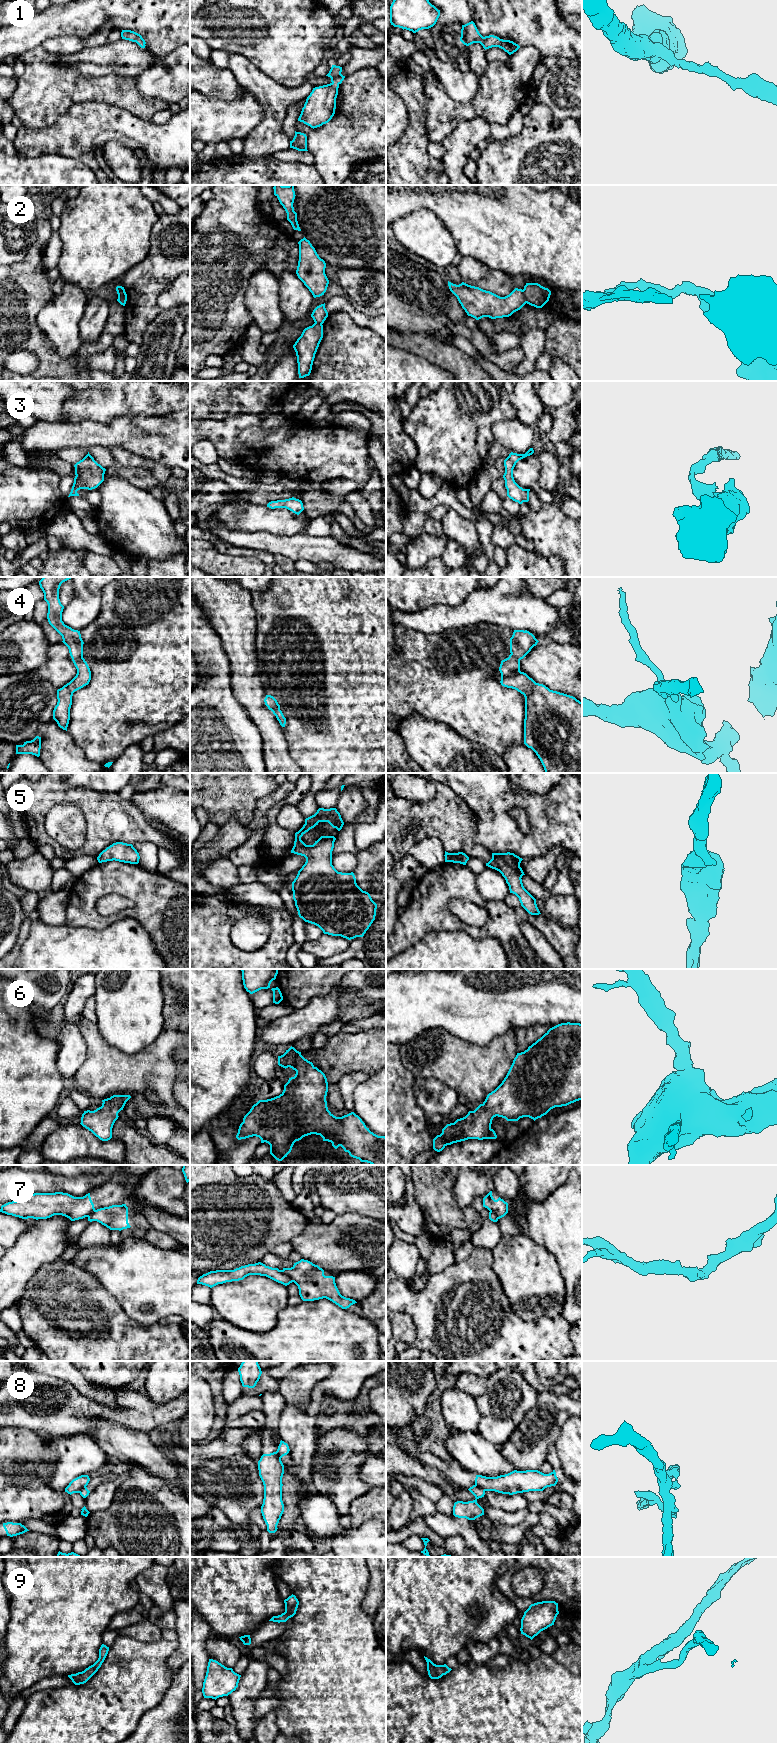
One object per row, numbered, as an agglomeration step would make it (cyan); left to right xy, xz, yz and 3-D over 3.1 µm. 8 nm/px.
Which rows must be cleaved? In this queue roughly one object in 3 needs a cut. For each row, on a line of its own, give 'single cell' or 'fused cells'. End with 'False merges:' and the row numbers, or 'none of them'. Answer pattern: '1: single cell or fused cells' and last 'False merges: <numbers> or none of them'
1: single cell
2: fused cells
3: single cell
4: single cell
5: single cell
6: single cell
7: fused cells
8: fused cells
9: single cell
False merges: 2, 7, 8

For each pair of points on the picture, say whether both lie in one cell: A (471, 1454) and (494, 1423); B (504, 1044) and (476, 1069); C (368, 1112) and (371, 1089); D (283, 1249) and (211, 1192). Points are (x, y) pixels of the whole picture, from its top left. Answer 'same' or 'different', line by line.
A: different
B: same
C: same
D: same

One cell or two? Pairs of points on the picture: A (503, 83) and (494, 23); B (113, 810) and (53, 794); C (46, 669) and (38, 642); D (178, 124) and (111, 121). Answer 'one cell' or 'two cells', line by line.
A: two cells
B: one cell
C: two cells
D: one cell

